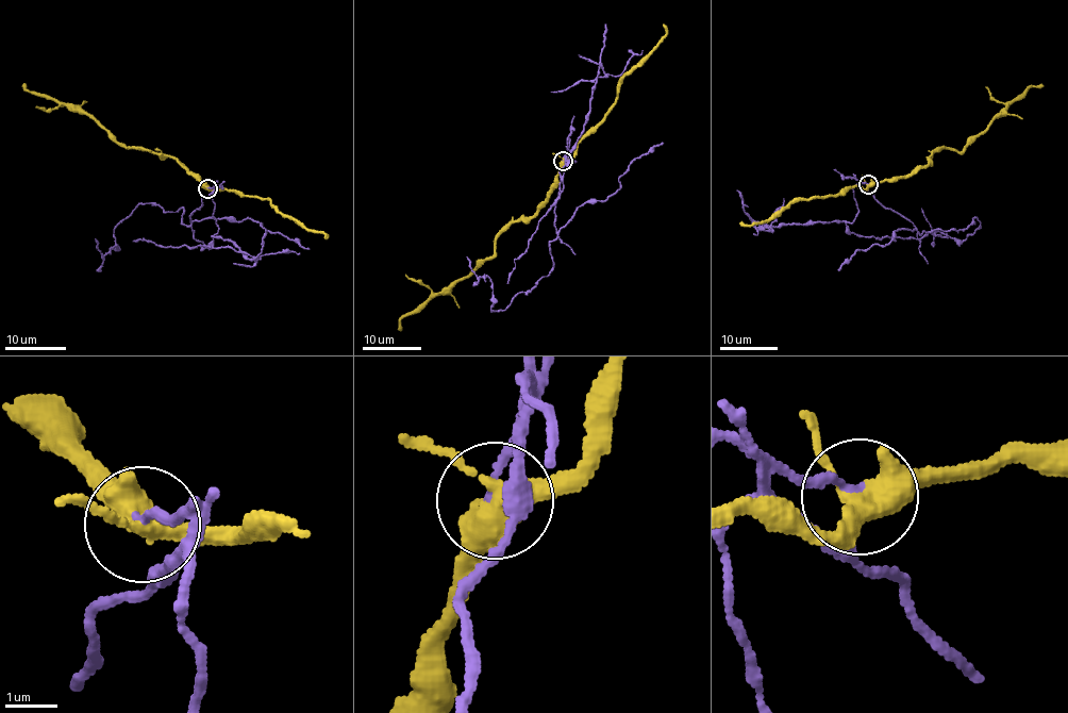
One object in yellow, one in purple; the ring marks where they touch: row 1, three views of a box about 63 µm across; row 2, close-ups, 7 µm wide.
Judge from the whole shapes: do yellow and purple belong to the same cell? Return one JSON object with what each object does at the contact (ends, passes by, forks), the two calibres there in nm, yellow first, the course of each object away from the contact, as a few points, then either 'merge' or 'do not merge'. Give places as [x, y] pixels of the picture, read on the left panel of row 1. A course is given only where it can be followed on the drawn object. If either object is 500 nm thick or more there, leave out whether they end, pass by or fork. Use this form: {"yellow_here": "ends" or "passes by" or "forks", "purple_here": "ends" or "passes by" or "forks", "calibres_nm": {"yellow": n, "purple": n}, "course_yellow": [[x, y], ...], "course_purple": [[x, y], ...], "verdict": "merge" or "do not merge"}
{"yellow_here": "forks", "purple_here": "ends", "calibres_nm": {"yellow": 400, "purple": 140}, "course_yellow": [[207, 188], [198, 176], [184, 165], [136, 146], [121, 146], [86, 115], [24, 89], [26, 84]], "course_purple": [[207, 188], [188, 225], [182, 208], [142, 203], [120, 221], [116, 248], [103, 254], [95, 238]], "verdict": "do not merge"}

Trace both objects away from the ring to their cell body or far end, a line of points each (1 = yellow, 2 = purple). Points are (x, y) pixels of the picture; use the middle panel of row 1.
1: (563, 160), (556, 187), (545, 205), (530, 218), (515, 220), (500, 233), (489, 259), (400, 321), (401, 330)
2: (563, 160), (567, 151), (546, 277), (497, 312), (490, 310), (490, 279), (471, 269), (467, 256)

